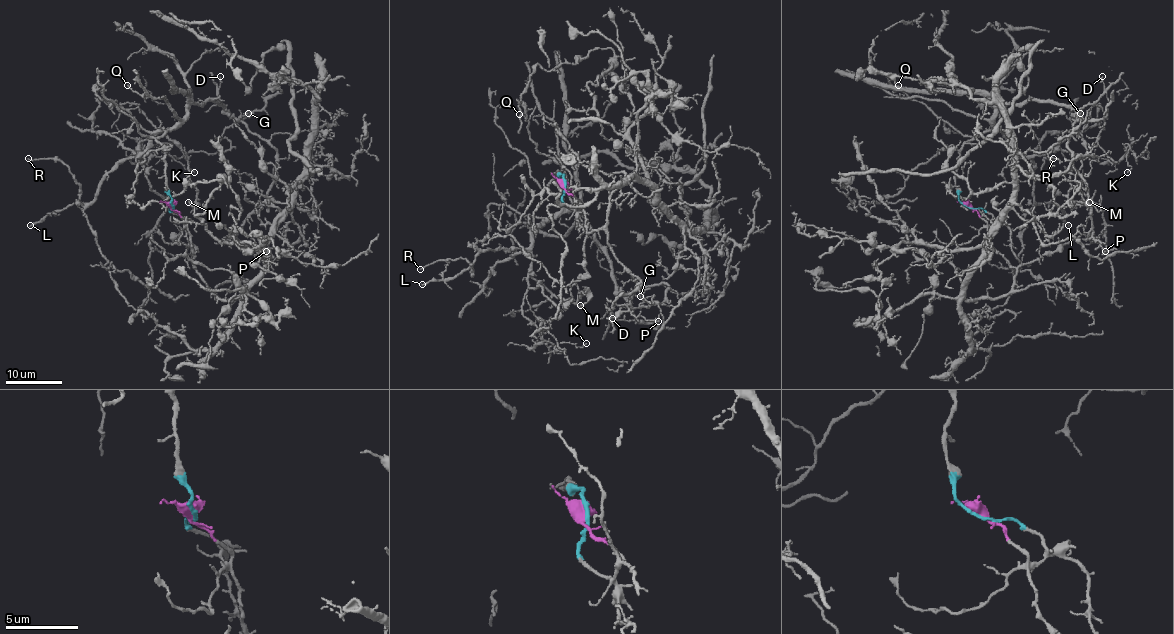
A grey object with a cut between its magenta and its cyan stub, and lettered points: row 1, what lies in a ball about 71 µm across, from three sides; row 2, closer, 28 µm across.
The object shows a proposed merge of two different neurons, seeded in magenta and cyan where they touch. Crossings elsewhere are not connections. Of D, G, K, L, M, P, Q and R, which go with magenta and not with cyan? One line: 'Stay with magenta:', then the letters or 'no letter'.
Stay with magenta: no letter

